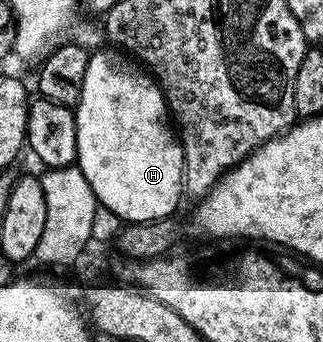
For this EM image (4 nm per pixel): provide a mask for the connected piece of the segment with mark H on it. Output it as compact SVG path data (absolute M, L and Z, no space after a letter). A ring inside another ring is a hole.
M102 47L97 51L91 52L88 71L84 71L84 83L80 91L80 99L74 109L74 118L76 119L76 139L78 140L78 159L77 168L82 170L84 179L92 187L92 191L98 196L99 205L110 208L115 215L121 218L123 222L133 223L135 221L159 221L161 217L169 217L175 211L178 205L178 196L183 196L184 186L182 183L182 168L184 159L182 158L182 143L172 124L170 111L166 107L166 96L158 86L158 82L137 60L131 59L125 52L119 51L114 47Z

